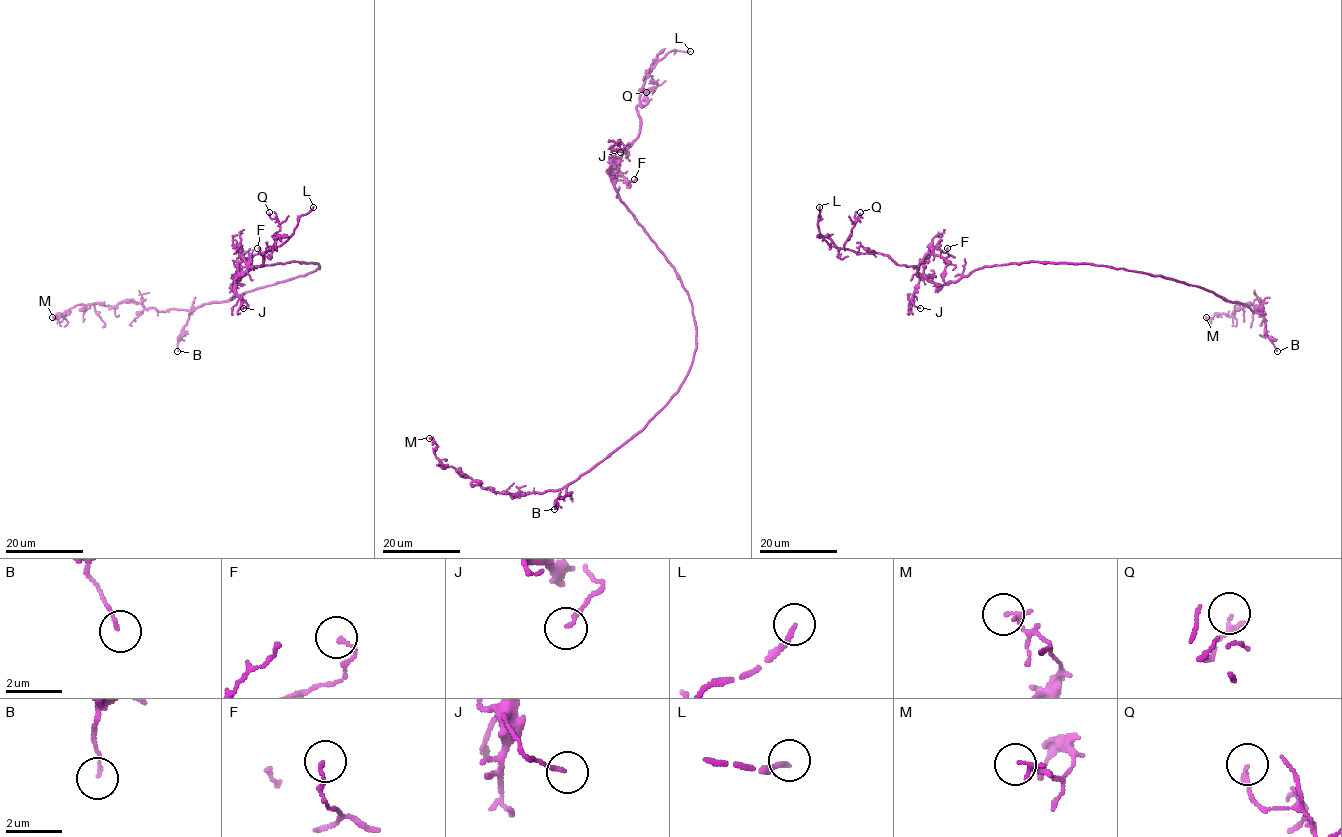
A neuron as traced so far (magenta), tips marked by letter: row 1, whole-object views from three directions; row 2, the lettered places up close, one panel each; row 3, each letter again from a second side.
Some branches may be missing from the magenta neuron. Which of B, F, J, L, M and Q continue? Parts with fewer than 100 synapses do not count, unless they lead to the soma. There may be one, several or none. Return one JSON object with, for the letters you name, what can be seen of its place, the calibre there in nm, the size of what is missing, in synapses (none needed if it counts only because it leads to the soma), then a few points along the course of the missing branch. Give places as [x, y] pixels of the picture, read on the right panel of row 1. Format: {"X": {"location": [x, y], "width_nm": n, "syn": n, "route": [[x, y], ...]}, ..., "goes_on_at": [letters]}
{"L": {"location": [819, 207], "width_nm": 180, "route": [[819, 207], [834, 149], [831, 126], [845, 116]]}, "goes_on_at": ["L"]}

